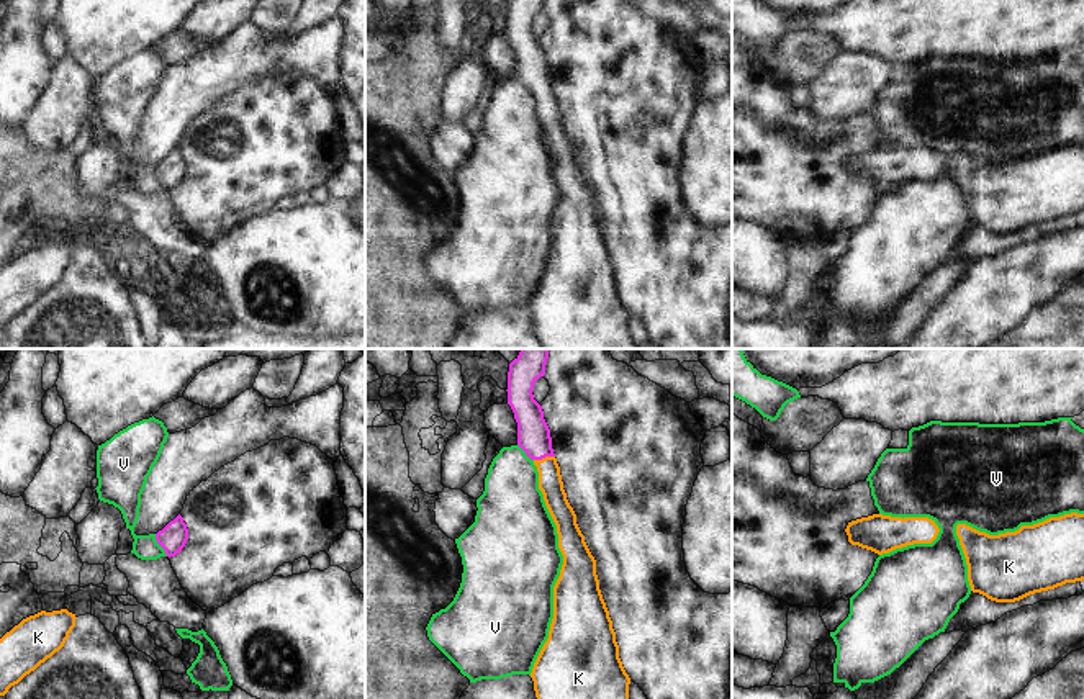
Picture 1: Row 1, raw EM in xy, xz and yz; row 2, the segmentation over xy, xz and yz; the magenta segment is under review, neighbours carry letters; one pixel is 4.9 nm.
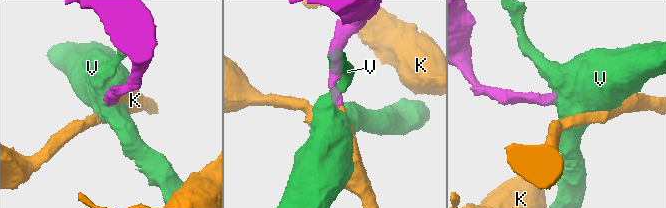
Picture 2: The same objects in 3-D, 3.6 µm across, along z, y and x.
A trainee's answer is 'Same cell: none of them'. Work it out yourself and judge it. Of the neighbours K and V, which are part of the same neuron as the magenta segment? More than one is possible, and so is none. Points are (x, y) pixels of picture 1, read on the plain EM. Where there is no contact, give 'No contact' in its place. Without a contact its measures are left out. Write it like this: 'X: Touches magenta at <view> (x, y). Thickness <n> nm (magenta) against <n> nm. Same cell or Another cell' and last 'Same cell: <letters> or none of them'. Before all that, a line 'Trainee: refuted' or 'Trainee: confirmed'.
Trainee: refuted
K: Touches magenta at xz (544, 90). Thickness 160 nm (magenta) against 120 nm. Same cell
V: Touches magenta at xy (159, 177). Thickness 140 nm (magenta) against 120 nm. Another cell
Same cell: K.

